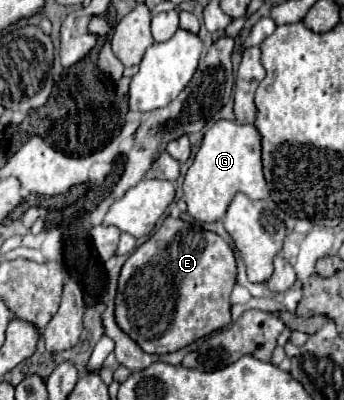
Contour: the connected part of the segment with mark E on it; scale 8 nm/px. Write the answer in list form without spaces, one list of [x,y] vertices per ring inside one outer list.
[[[166,217],[160,229],[122,267],[116,321],[146,353],[172,353],[230,323],[230,291],[234,283],[234,253],[220,235]]]

